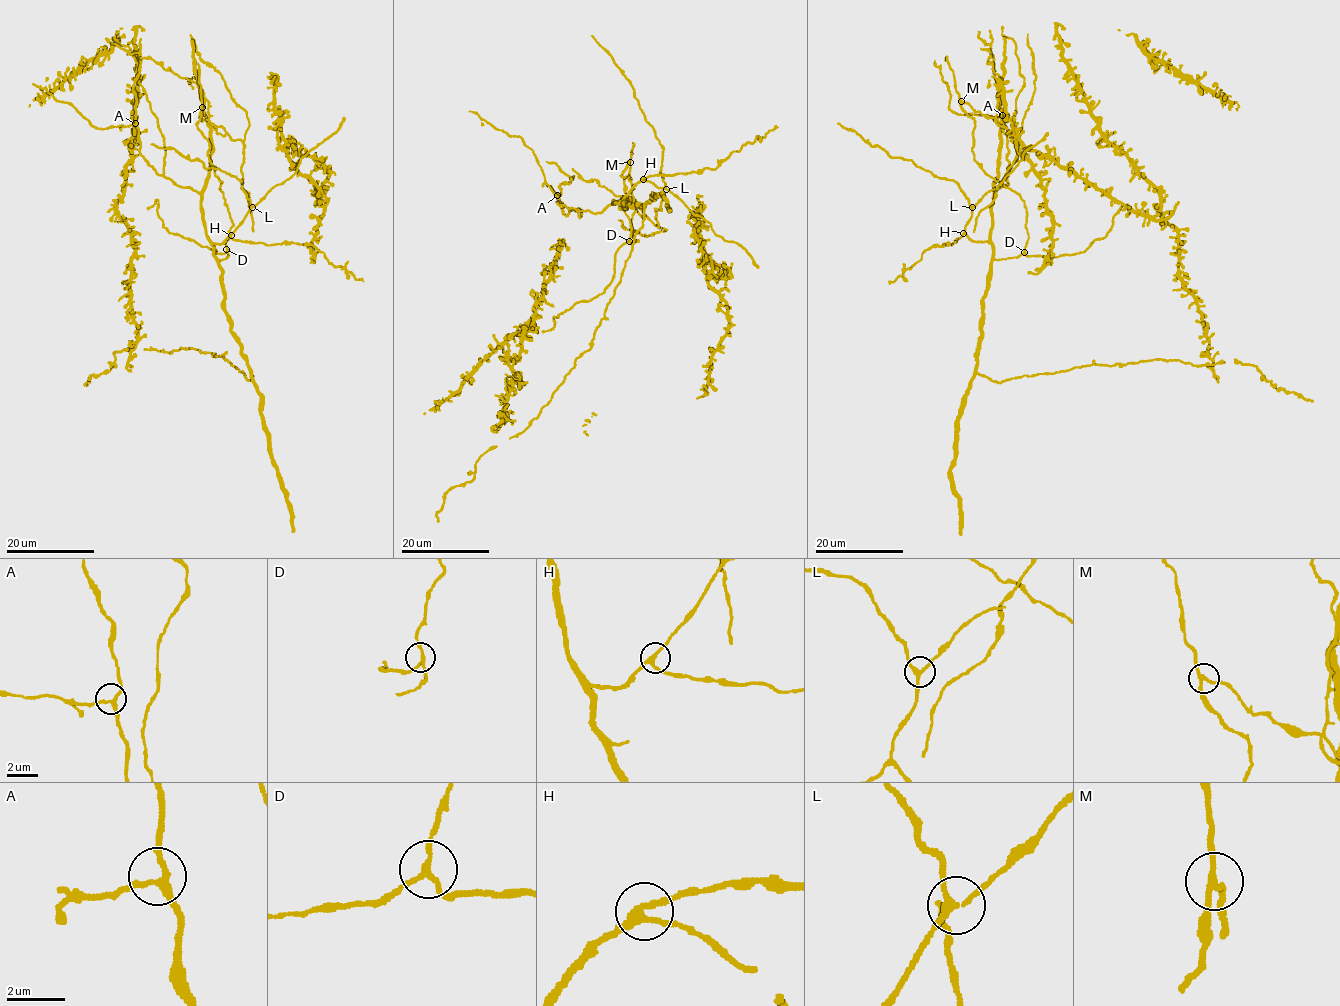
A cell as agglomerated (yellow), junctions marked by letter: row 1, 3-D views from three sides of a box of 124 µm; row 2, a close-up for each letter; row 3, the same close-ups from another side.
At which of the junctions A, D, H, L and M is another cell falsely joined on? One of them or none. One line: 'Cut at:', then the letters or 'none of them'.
Cut at: M

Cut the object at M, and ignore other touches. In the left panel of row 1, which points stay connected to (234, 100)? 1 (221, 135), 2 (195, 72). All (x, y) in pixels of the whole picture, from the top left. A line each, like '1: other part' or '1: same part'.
1: same part
2: other part

